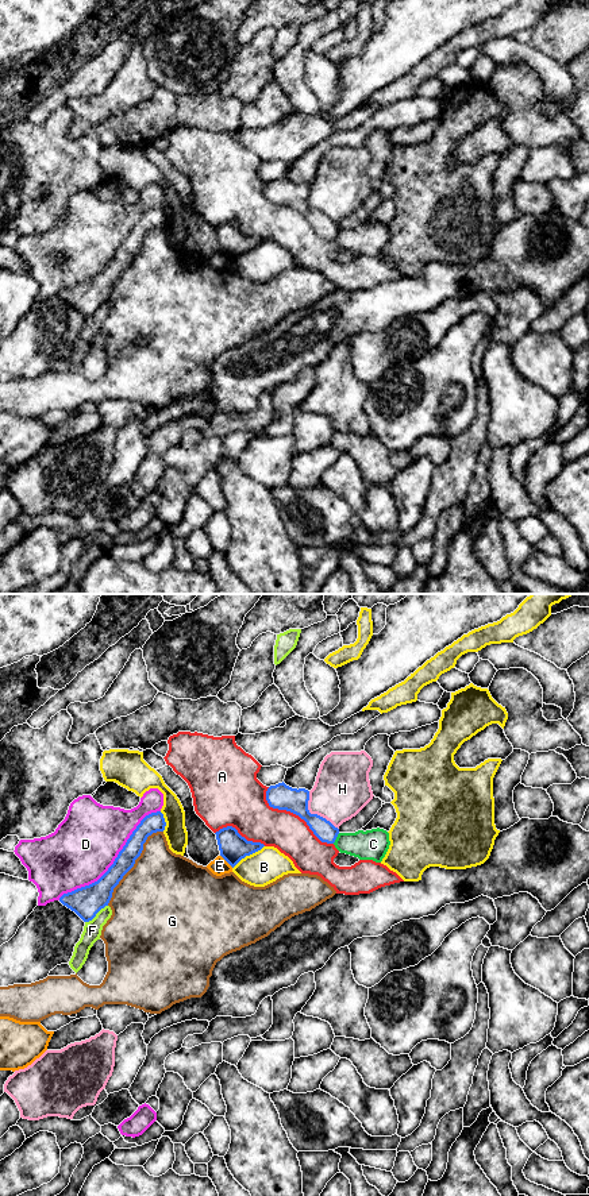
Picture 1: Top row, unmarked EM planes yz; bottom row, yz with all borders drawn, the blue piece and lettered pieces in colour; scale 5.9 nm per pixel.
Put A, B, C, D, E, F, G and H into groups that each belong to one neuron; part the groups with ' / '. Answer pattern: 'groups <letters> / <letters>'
groups A / B / C / D / E / F / G / H

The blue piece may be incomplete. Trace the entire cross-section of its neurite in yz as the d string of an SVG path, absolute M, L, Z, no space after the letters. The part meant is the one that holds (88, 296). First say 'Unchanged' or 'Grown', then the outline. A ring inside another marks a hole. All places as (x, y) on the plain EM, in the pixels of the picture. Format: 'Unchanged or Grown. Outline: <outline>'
Unchanged. Outline: M161 207L146 211L132 227L108 266L97 277L63 289L59 297L74 306L84 317L92 316L101 304L108 301L113 283L134 262L147 232L153 228L163 227L165 221L166 217Z

